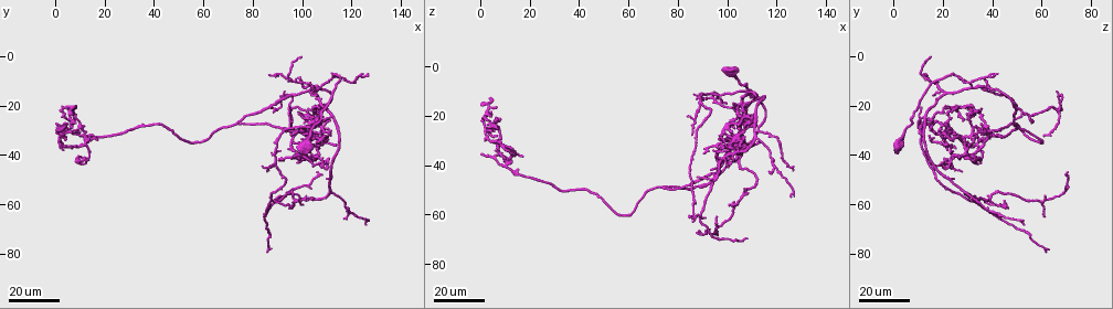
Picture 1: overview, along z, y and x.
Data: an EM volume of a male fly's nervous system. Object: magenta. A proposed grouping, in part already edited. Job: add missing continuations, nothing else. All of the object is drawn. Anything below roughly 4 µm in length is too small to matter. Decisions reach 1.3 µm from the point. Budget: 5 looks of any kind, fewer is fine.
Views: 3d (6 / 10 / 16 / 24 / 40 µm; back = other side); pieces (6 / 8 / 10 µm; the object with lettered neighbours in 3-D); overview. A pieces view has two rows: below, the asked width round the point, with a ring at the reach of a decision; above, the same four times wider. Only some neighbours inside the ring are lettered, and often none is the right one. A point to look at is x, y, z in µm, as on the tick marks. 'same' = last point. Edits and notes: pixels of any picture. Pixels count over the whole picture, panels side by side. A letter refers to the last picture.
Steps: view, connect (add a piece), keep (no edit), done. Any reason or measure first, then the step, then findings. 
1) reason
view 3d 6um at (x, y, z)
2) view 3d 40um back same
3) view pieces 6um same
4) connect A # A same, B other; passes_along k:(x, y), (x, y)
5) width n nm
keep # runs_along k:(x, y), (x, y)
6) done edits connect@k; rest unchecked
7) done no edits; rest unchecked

free end
view 3d 16um at (90, 43, 35)

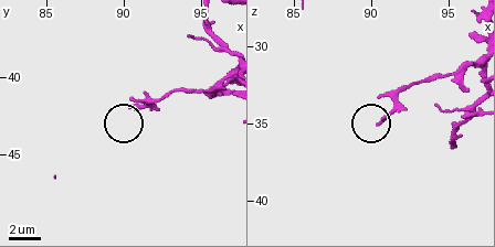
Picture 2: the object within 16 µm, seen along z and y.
what lies round it
view pieces 10um at (90.6, 41.8, 35.0)

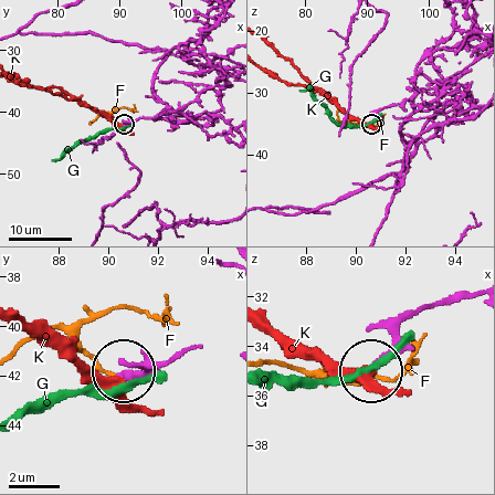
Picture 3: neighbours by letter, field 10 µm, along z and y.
keep # F other, G other, K other; runs_along 3:(171, 356), (153, 369), (123, 369); no lettered piece goes on from it

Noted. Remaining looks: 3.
an open end
view 3d 16um at (99, 24, 30)

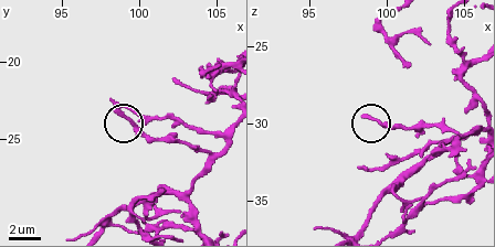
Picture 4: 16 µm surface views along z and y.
view pieces 10um at (98.6, 23.4, 29.4)

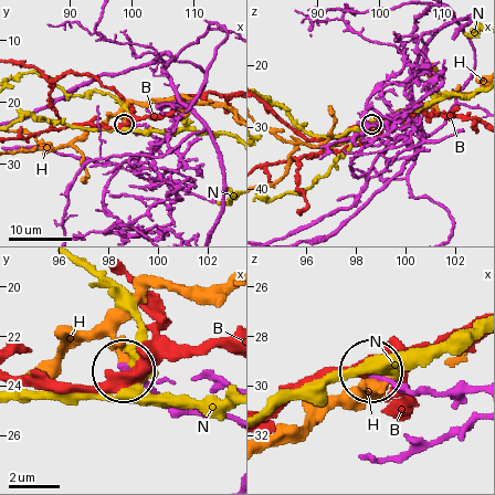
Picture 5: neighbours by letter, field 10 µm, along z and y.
width 220 nm
keep # B other, H other, N other; none of them fits

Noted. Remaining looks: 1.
done no edits; rest unchecked

